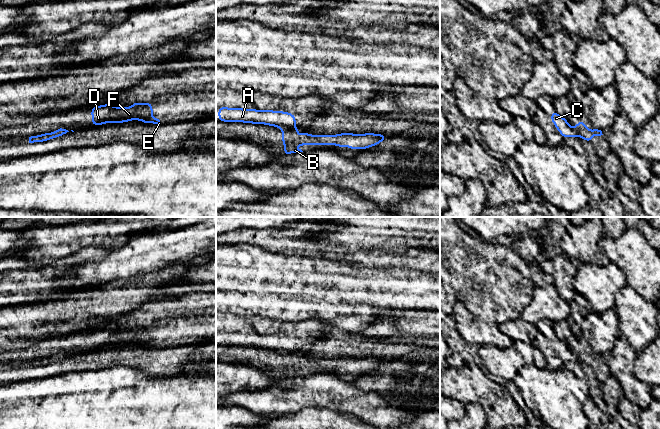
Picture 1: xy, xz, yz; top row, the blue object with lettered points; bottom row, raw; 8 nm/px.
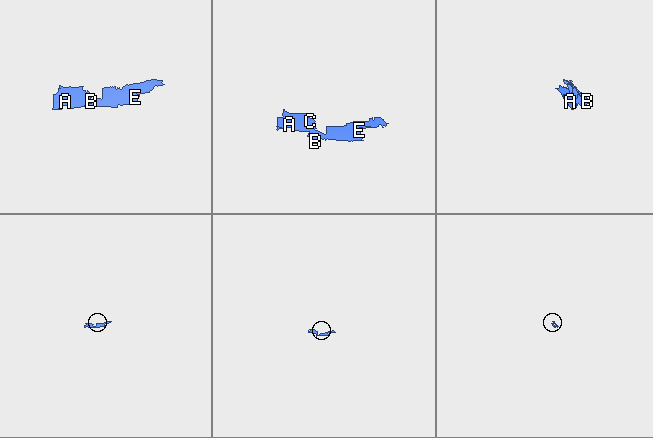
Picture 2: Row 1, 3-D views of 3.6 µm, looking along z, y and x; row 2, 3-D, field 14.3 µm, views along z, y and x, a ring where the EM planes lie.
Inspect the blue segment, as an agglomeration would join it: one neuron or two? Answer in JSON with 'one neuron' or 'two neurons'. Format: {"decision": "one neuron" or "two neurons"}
{"decision": "two neurons"}

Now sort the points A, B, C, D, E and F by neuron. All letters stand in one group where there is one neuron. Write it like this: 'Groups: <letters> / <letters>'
Groups: A C / B D E F

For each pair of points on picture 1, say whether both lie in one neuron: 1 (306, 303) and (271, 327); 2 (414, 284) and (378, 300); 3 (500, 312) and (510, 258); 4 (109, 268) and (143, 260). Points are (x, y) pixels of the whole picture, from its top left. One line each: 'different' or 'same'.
1: different
2: different
3: same
4: same

